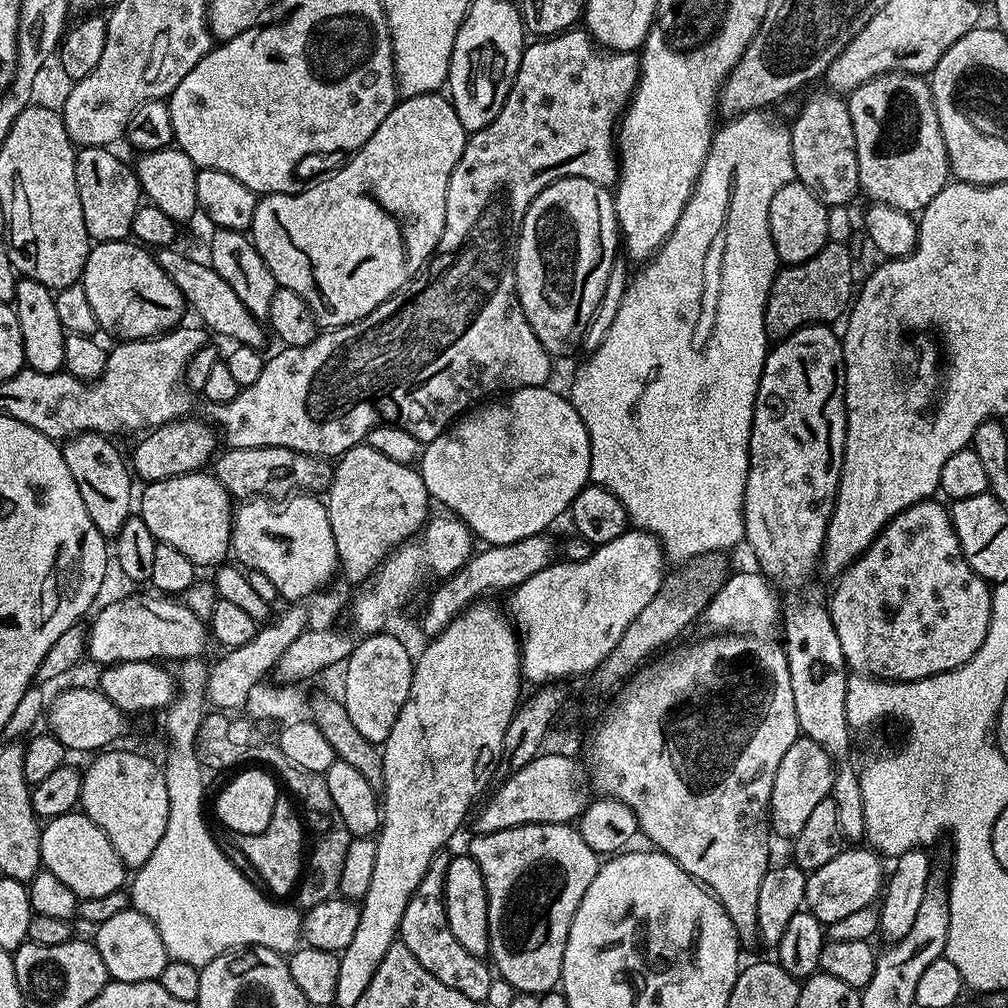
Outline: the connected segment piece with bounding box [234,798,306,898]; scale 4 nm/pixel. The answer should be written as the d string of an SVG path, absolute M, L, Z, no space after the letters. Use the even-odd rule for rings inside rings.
M281 798L274 802L274 814L270 818L270 823L266 825L266 830L262 830L262 834L242 834L234 840L240 847L241 854L248 859L249 866L260 875L259 883L276 898L287 897L284 895L288 891L289 895L299 885L306 868L306 844L304 848L301 809L291 799L287 799Z

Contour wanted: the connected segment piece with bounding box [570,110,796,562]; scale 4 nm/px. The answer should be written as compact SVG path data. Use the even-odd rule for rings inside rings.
M768 110L744 112L740 116L731 117L715 129L712 149L702 166L702 174L694 186L690 202L686 202L682 218L678 218L678 226L674 226L670 238L659 248L656 255L641 267L644 269L637 276L635 273L631 277L626 294L618 306L618 314L606 338L602 338L602 346L598 346L598 350L587 357L588 361L577 370L576 377L572 380L570 399L574 410L578 410L578 418L582 418L590 434L591 483L610 490L610 494L614 494L618 502L622 502L629 521L639 531L657 536L669 561L687 562L707 552L723 553L724 548L732 548L744 540L748 447L756 409L756 391L770 347L770 337L764 329L764 311L778 271L774 238L770 234L770 201L774 194L778 194L778 190L782 190L782 186L796 180L789 125L779 124L770 113Z

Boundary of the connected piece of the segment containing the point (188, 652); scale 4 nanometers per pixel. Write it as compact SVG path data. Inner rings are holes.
M151 594L152 596L124 596L121 600L112 600L96 617L91 617L92 624L87 625L88 630L88 647L86 649L87 659L93 660L99 666L107 666L109 664L117 664L118 662L138 662L139 660L155 660L157 662L175 662L177 660L190 660L193 658L203 657L204 651L210 645L210 628L207 623L198 614L194 614L194 610L188 608L187 603L181 602L176 598L169 598L164 594Z

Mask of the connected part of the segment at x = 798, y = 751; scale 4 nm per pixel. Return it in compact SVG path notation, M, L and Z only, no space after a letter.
M801 738L786 750L781 764L778 766L778 774L774 774L774 790L772 791L772 806L770 809L770 828L773 833L780 836L794 838L798 830L806 823L808 815L814 811L818 802L829 799L832 790L832 778L834 775L834 762L818 746L818 742L807 738Z

